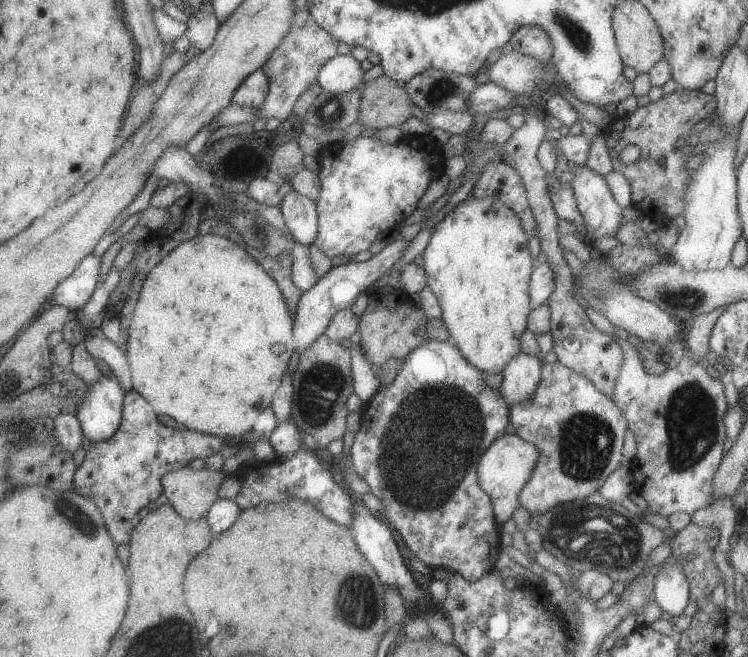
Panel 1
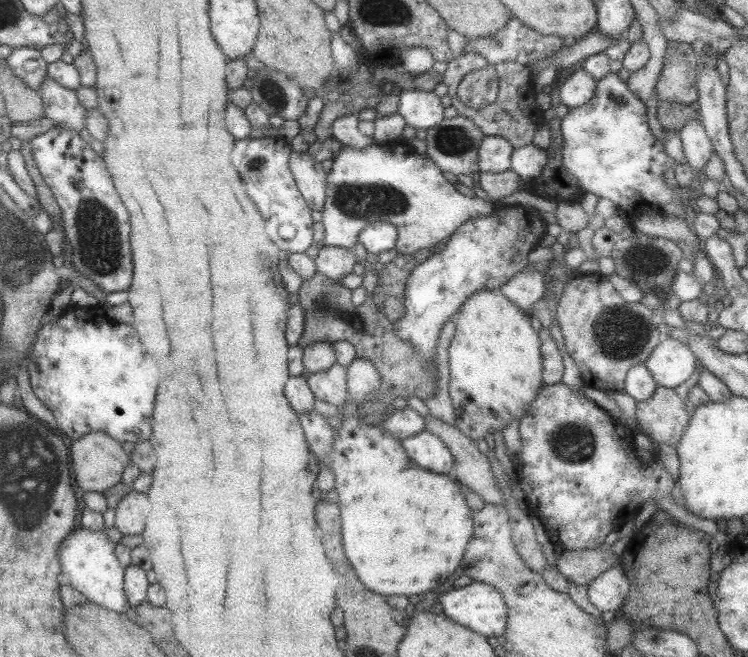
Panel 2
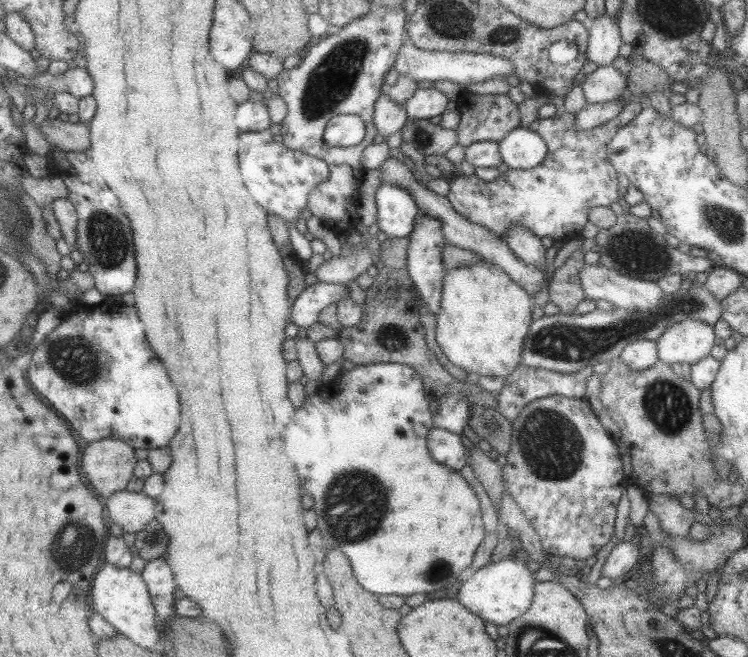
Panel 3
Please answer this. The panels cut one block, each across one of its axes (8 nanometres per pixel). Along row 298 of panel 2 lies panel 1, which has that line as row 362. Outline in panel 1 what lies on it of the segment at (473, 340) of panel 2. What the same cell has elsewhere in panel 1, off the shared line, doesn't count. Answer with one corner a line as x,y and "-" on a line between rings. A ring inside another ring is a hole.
469,196
466,200
462,201
457,207
455,207
452,212
446,215
438,224
436,224
432,233
432,238
430,239
428,246
425,248
425,263
423,267
427,274
427,286
432,289
432,292
434,292
438,297
438,300
440,300
440,306
443,312
441,319
444,321
444,324
450,333
452,344
457,346
457,349
462,353
462,356
471,365
474,365
484,374
502,374
505,364
523,352
521,347
521,336
527,329
528,315
534,308
532,307
529,293
533,268
532,256
530,256
530,250
528,249
528,240
529,236
522,228
521,220
516,216
516,213
511,208
508,208
505,204
502,204
500,201
497,201
492,197
476,200
472,196

